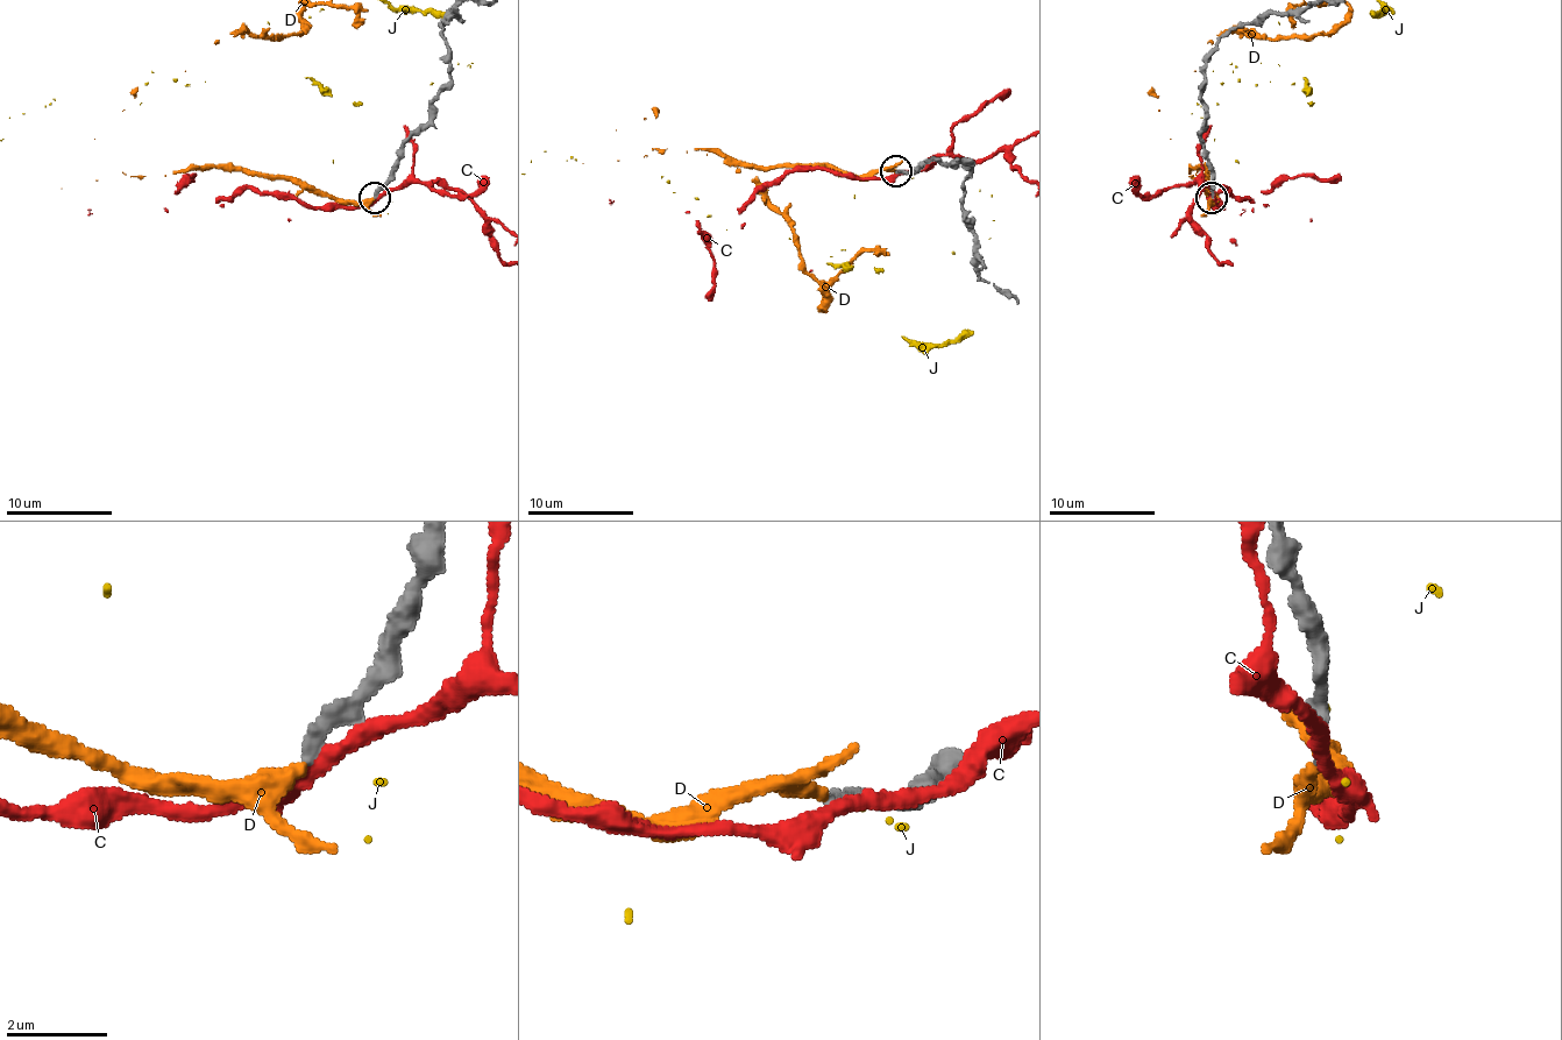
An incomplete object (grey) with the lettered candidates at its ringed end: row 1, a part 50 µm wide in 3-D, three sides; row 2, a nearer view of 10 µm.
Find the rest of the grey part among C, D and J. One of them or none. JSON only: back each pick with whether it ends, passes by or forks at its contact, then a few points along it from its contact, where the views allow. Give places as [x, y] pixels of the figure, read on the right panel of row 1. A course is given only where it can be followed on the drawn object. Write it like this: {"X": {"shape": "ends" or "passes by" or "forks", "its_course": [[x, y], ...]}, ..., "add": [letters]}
{"D": {"shape": "ends", "its_course": [[1213, 198], [1208, 171], [1190, 163], [1194, 70], [1219, 33], [1312, 39], [1351, 12]]}, "add": ["D"]}

